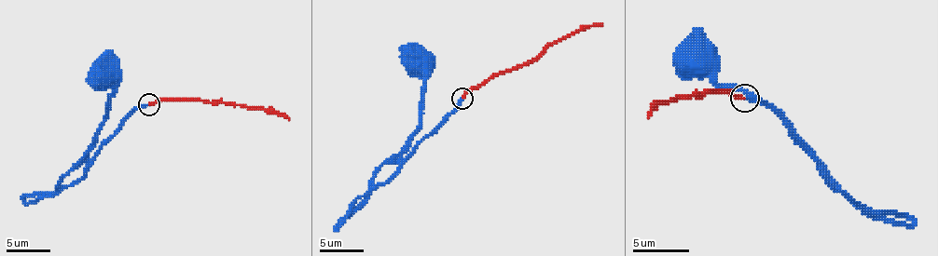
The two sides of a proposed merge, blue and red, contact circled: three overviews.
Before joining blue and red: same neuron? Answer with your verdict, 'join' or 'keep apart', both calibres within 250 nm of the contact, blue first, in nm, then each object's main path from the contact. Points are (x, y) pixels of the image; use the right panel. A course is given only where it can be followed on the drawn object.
join | 240/240 nm | blue via (744, 99), (761, 99), (822, 166), (780, 115), (761, 101), (716, 81), (713, 67), (702, 61) | red via (744, 99), (719, 93), (682, 96), (656, 104), (648, 118)

